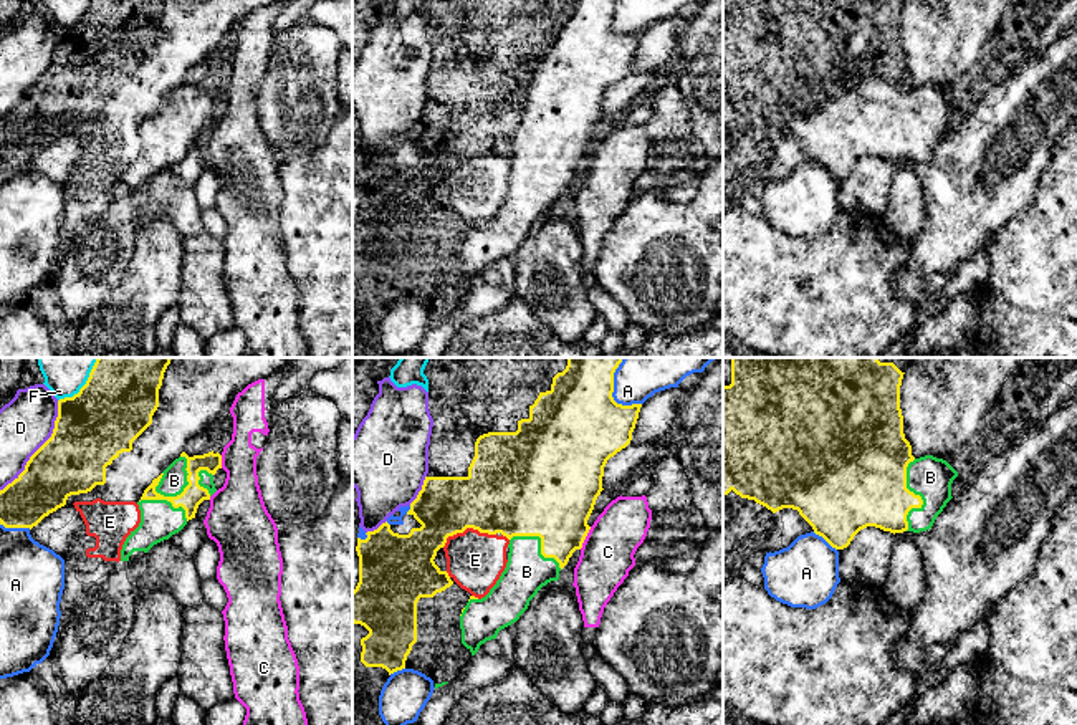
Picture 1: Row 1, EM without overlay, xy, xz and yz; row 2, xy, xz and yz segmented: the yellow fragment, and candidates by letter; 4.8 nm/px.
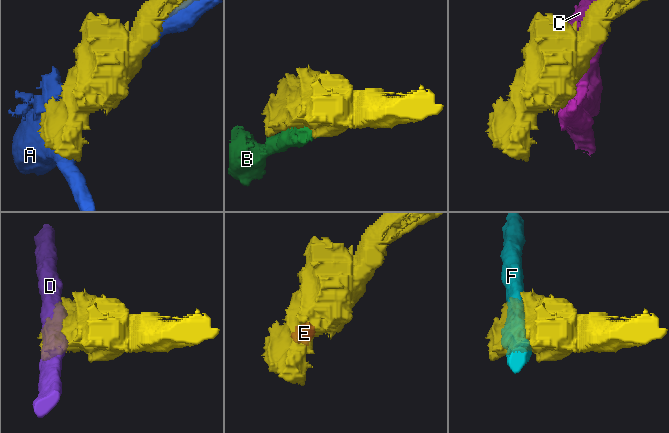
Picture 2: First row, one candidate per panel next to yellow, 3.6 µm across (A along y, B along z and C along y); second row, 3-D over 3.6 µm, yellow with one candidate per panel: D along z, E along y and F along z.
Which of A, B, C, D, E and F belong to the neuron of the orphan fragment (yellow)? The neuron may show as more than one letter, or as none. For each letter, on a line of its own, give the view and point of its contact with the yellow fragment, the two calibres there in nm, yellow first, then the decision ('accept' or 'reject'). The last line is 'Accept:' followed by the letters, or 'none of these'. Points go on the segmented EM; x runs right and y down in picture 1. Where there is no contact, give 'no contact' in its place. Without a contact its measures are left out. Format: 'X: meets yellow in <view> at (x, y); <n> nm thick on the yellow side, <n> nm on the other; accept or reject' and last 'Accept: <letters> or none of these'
A: meets yellow in xz at (612, 391); 440 nm thick on the yellow side, 300 nm on the other; reject
B: meets yellow in xy at (177, 495); 110 nm thick on the yellow side, 120 nm on the other; accept
C: meets yellow in xz at (584, 538); 400 nm thick on the yellow side, 260 nm on the other; reject
D: meets yellow in xy at (40, 447); 340 nm thick on the yellow side, 260 nm on the other; reject
E: meets yellow in xz at (467, 527); 400 nm thick on the yellow side, 280 nm on the other; reject
F: meets yellow in xy at (85, 384); 360 nm thick on the yellow side, 260 nm on the other; reject
Accept: B

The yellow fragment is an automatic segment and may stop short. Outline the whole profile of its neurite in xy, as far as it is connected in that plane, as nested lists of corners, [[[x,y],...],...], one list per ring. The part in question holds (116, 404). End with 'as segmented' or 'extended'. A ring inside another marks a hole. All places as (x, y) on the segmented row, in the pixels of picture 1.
[[[98,358],[86,384],[73,397],[58,401],[51,437],[30,457],[25,470],[0,490],[0,525],[33,528],[66,505],[71,495],[106,483],[106,467],[152,424],[159,389],[172,358]]] | as segmented

